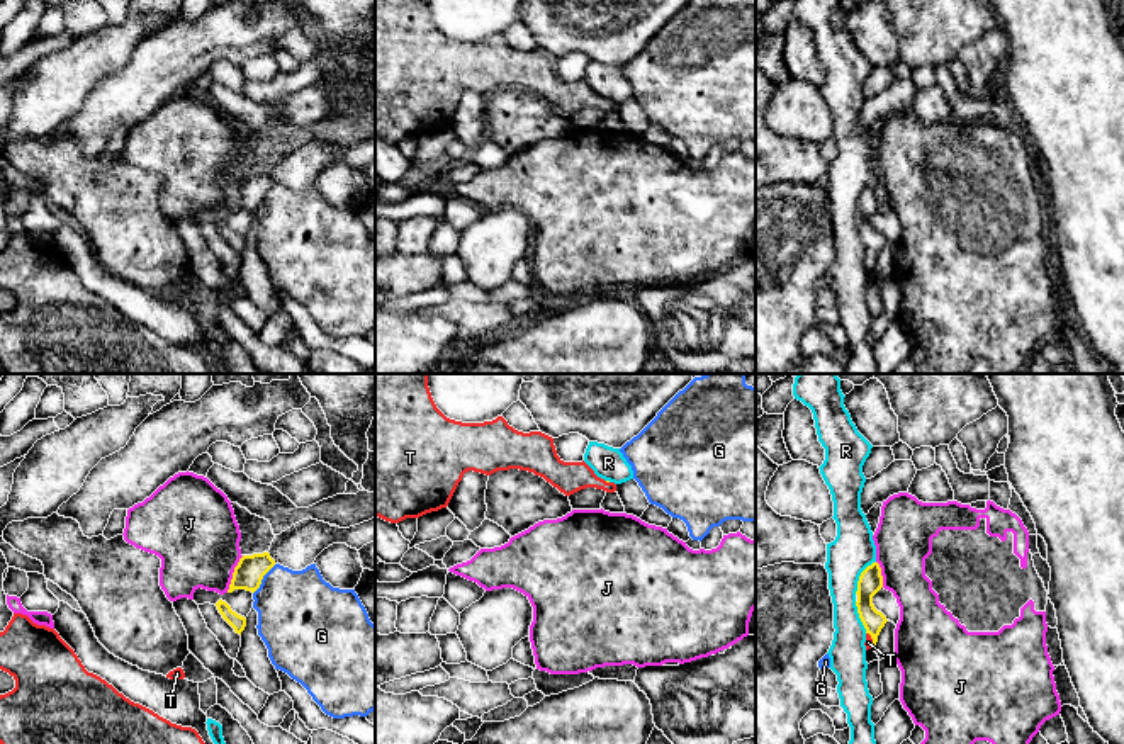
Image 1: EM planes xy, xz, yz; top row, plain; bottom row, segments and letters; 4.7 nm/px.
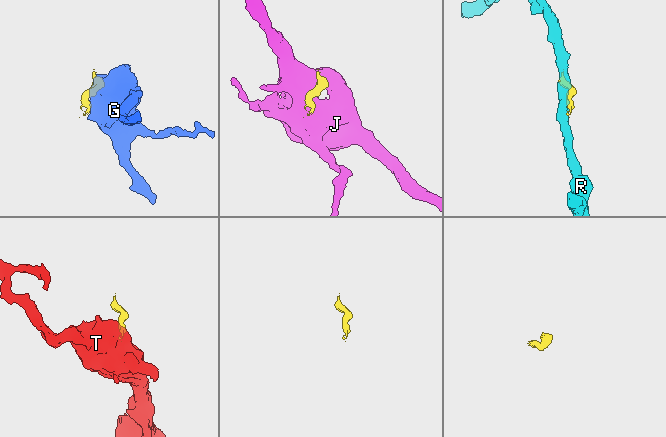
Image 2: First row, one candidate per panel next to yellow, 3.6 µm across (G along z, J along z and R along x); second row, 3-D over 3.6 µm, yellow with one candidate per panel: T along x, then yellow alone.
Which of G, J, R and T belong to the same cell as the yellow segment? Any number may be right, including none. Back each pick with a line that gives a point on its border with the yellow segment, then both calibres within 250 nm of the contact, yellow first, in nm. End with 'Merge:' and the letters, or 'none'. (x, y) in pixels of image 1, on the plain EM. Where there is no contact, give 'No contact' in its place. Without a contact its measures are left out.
T: Touches yellow at yz (871, 257). Thickness 110 nm (yellow) against 40 nm
Merge: T

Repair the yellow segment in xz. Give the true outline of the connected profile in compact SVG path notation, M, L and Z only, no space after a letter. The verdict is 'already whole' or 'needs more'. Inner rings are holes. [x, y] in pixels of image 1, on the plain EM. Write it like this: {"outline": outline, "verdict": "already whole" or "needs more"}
{"outline": "M375 0L375 136L399 143L447 127L458 102L469 90L491 95L497 90L520 88L543 97L565 116L586 107L615 112L616 104L604 100L582 82L564 82L554 58L542 51L523 53L508 44L503 36L484 42L462 42L447 37L435 24L428 0Z", "verdict": "needs more"}

